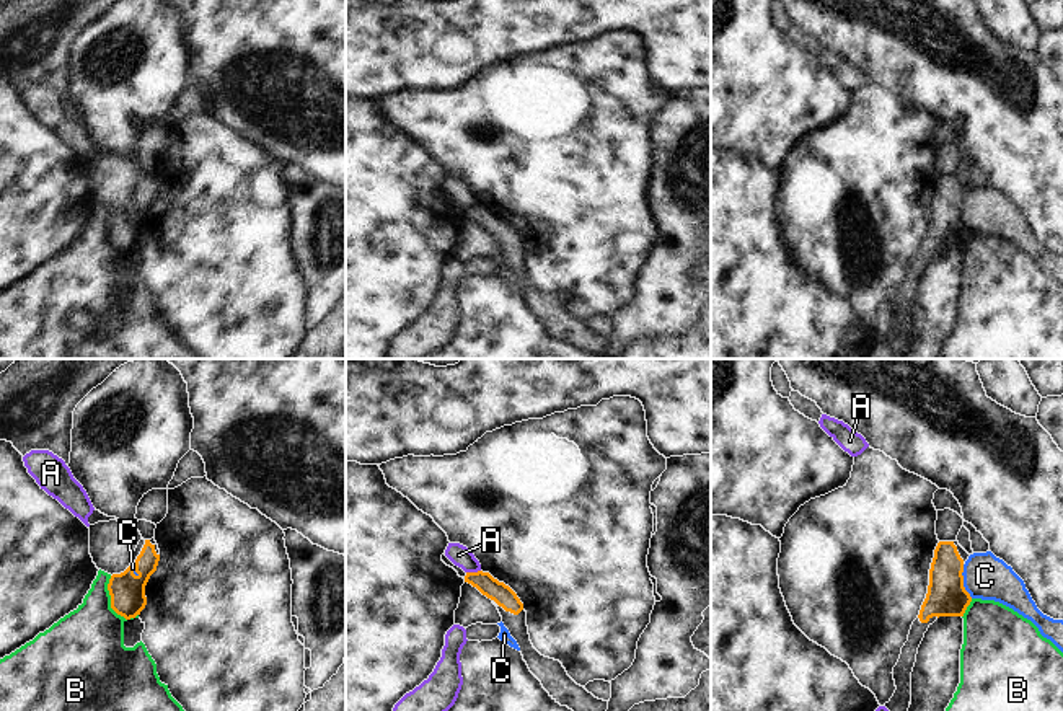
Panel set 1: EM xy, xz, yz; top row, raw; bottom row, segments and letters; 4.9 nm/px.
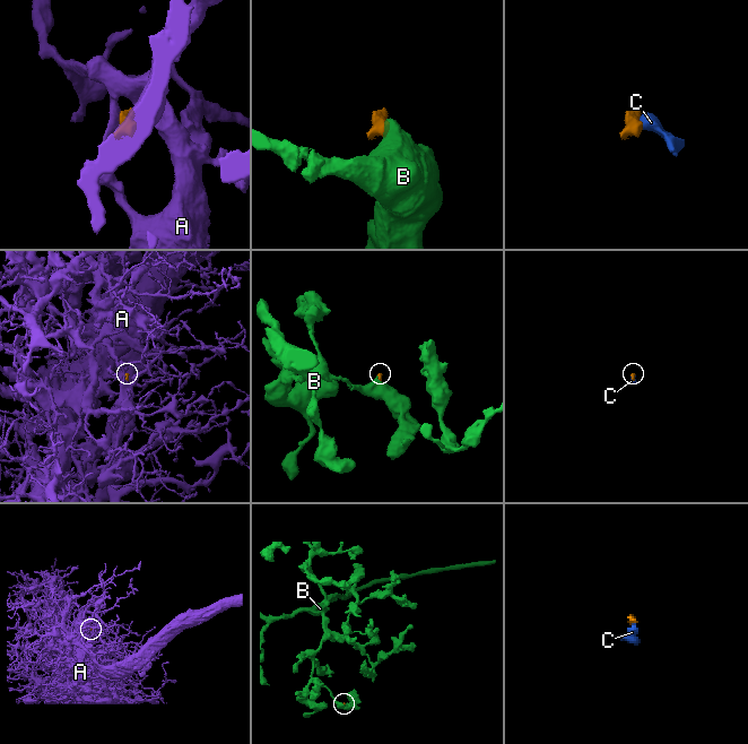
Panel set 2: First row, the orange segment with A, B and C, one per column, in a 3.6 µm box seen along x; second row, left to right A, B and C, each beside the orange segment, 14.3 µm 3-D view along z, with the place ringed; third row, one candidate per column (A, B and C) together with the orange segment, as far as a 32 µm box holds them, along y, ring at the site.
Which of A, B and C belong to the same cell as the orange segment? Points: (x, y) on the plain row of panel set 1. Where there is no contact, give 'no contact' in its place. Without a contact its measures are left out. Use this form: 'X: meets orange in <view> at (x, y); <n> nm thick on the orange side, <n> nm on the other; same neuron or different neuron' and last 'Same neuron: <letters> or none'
A: meets orange in xz at (473, 207); 100 nm thick on the orange side, 100 nm on the other; different neuron
B: meets orange in xy at (111, 234); 180 nm thick on the orange side, 360 nm on the other; different neuron
C: meets orange in yz at (962, 216); 190 nm thick on the orange side, 220 nm on the other; different neuron
Same neuron: none

